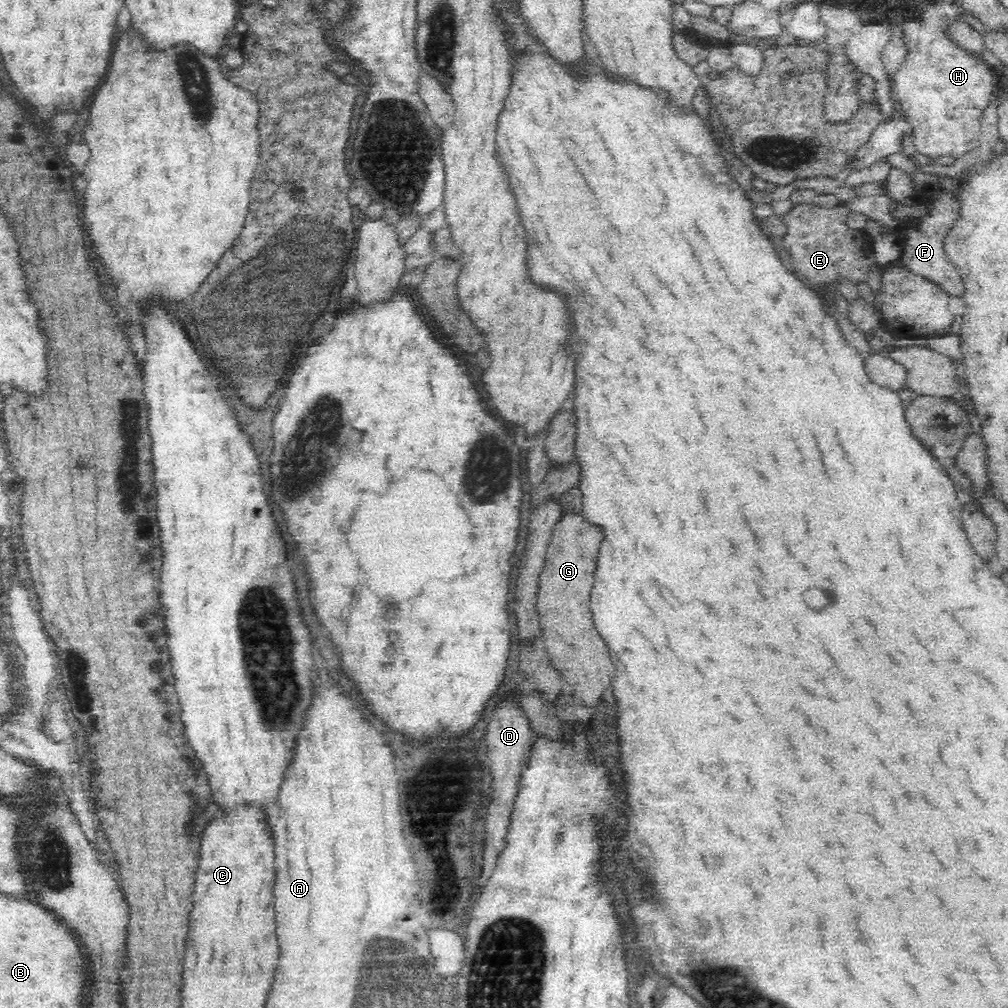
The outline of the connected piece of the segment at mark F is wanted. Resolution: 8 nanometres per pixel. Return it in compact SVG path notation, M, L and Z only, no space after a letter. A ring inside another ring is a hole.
M933 190L932 195L938 195L938 202L929 209L924 217L917 218L909 225L902 222L895 231L901 237L903 256L898 263L912 272L915 276L923 277L927 282L940 287L950 297L963 296L965 289L963 279L955 265L948 259L945 252L945 241L952 226L960 218L960 203L955 193Z

